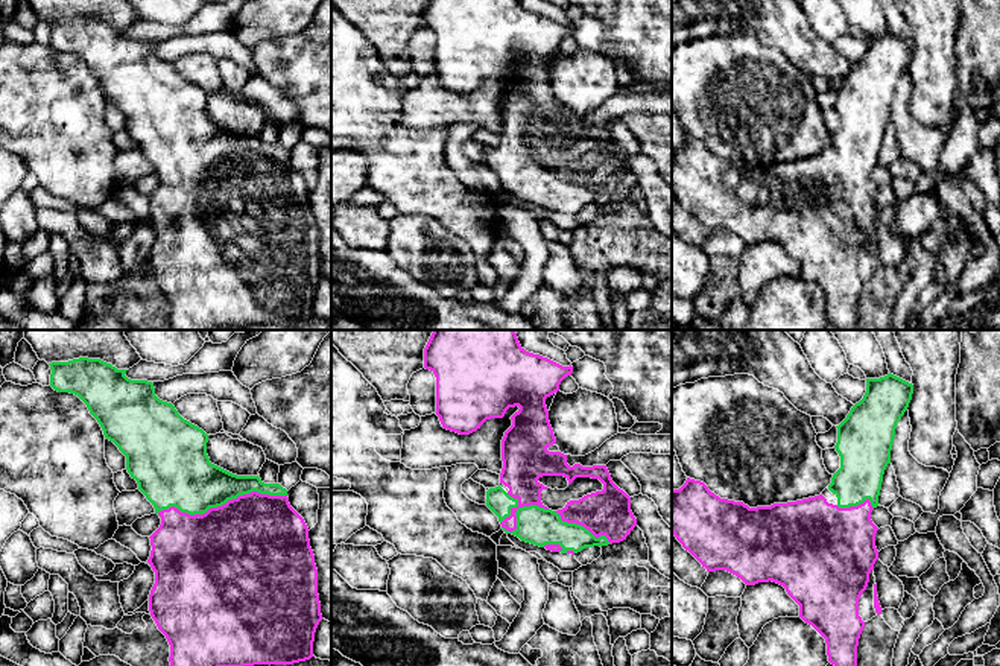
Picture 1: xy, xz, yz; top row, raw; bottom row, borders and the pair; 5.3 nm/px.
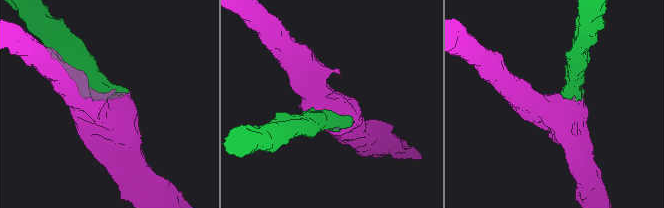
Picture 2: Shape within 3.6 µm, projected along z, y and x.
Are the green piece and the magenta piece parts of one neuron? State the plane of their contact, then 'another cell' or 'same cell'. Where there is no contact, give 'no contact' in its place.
contact in xy; same cell

